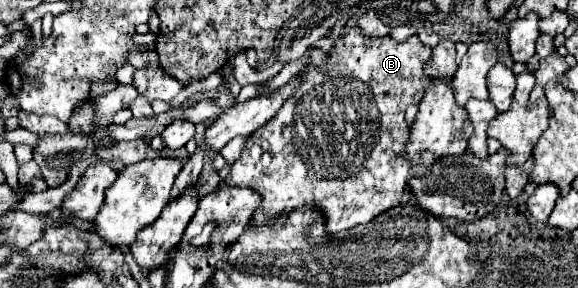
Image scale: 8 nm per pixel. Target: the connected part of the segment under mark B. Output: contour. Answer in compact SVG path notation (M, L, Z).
M358 25L342 33L334 43L328 67L324 71L306 73L300 89L286 101L276 117L252 133L240 159L232 165L226 183L252 187L262 193L264 199L250 223L264 225L296 207L316 205L328 217L328 233L340 233L400 205L410 179L410 163L404 157L410 127L404 119L404 111L412 103L418 105L432 83L422 71L428 53L430 47L422 45L416 35L398 43L392 37L366 37Z

